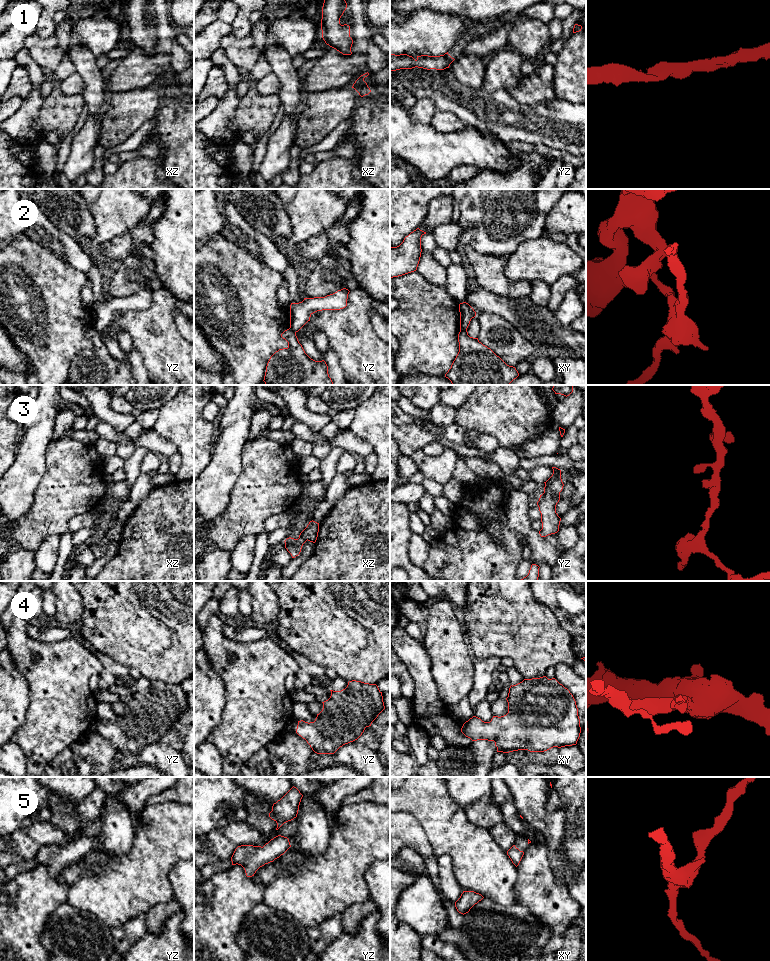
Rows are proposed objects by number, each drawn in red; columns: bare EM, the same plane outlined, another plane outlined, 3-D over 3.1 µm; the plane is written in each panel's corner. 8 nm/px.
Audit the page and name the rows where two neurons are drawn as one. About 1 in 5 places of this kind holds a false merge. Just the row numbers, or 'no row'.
2

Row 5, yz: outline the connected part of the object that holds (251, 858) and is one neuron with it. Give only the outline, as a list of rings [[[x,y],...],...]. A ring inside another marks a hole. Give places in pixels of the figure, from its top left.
[[[278,835],[266,843],[263,847],[253,845],[238,846],[232,857],[232,865],[241,865],[247,877],[252,877],[256,871],[273,862],[283,855],[291,847],[287,837]]]

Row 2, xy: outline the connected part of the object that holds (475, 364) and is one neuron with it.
[[[467,330],[458,334],[459,352],[451,368],[445,374],[453,385],[509,385],[519,376],[515,367],[507,365],[490,348],[483,345],[478,338],[468,335]]]

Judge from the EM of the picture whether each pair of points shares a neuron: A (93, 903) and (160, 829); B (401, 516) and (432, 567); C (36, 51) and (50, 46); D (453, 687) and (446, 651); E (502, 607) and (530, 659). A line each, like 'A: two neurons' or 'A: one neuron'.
A: one neuron
B: two neurons
C: one neuron
D: one neuron
E: one neuron

